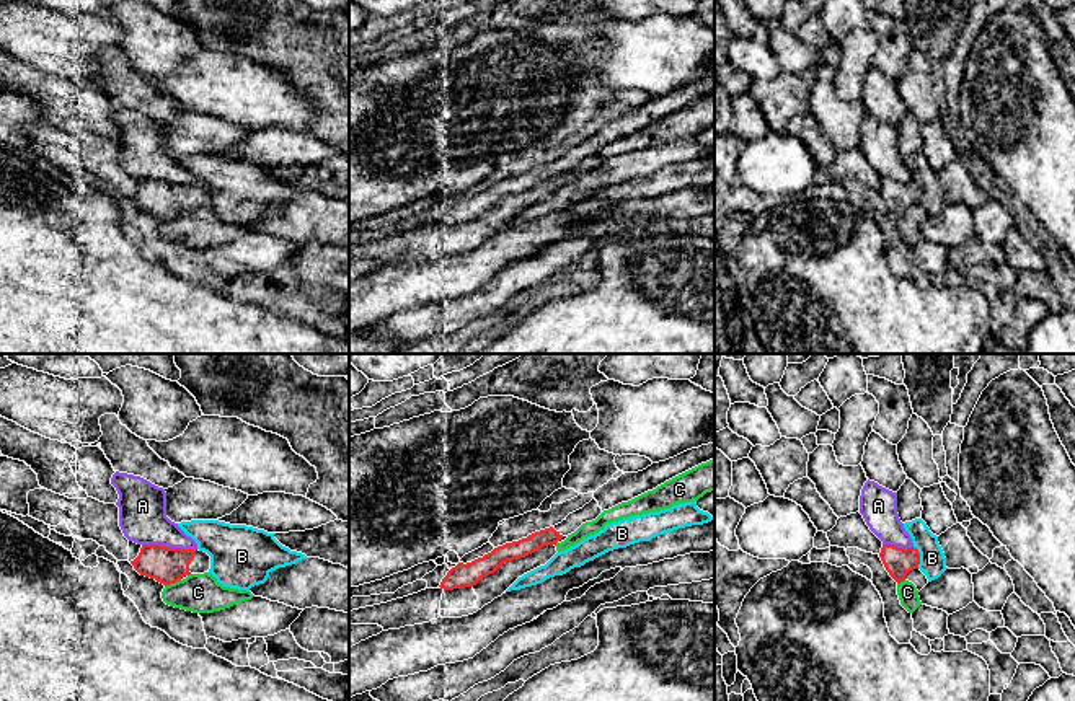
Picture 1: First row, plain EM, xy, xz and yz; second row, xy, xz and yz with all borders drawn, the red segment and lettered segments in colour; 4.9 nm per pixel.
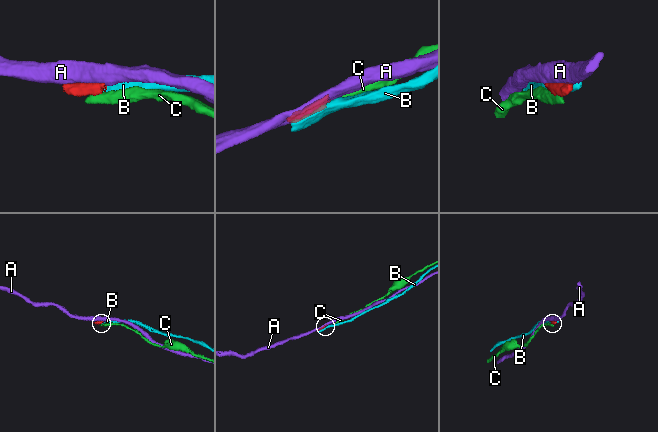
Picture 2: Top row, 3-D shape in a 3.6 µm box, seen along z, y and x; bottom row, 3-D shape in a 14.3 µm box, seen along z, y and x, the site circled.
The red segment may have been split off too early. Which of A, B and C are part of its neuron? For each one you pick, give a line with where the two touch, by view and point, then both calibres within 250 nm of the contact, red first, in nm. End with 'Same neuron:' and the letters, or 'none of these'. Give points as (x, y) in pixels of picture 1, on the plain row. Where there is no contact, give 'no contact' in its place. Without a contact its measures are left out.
Same neuron: none of these

